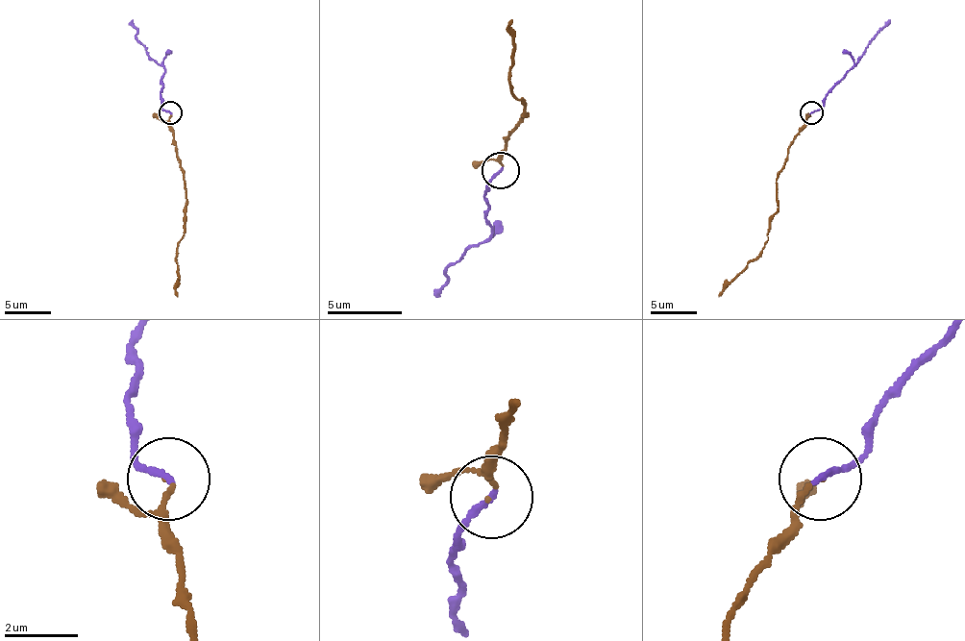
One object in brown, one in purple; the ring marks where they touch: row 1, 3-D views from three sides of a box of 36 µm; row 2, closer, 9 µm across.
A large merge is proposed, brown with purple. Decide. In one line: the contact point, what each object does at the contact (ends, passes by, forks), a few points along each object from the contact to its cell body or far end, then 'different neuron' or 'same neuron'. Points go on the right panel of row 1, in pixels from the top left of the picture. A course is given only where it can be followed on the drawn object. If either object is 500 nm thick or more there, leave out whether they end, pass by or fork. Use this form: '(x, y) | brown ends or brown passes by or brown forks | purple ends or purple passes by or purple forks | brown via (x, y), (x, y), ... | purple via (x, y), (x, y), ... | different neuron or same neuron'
(811, 112) | brown ends | purple ends | brown via (811, 113), (793, 141), (777, 180), (777, 212), (767, 242), (719, 297) | purple via (811, 113), (823, 107), (829, 90), (853, 67), (889, 19) | same neuron

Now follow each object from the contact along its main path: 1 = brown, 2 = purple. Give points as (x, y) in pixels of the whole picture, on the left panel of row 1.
1: (171, 113), (173, 141), (185, 180), (186, 212), (175, 256), (178, 297)
2: (171, 113), (161, 107), (163, 67), (136, 37), (132, 19)

